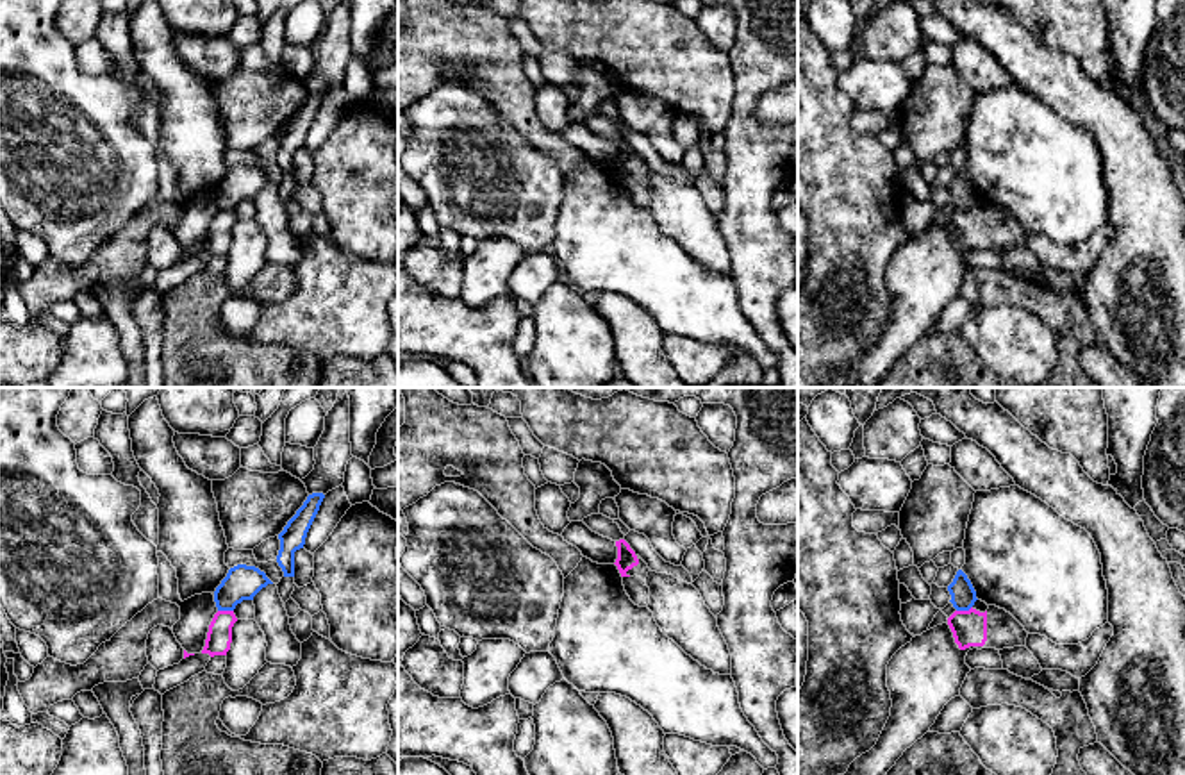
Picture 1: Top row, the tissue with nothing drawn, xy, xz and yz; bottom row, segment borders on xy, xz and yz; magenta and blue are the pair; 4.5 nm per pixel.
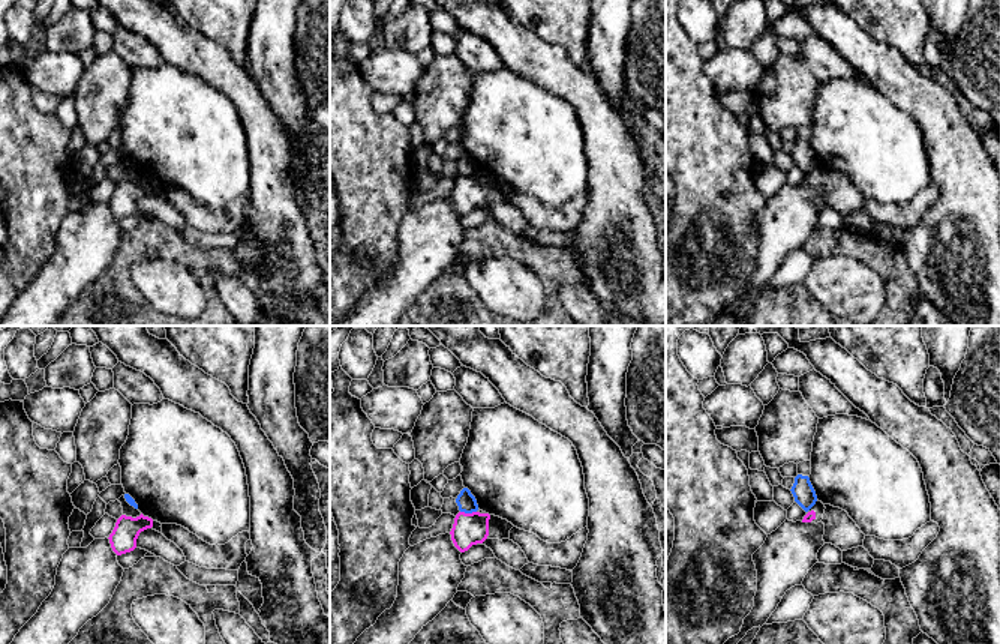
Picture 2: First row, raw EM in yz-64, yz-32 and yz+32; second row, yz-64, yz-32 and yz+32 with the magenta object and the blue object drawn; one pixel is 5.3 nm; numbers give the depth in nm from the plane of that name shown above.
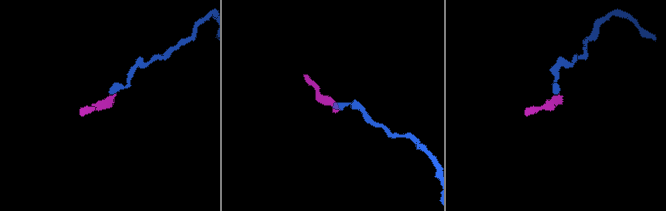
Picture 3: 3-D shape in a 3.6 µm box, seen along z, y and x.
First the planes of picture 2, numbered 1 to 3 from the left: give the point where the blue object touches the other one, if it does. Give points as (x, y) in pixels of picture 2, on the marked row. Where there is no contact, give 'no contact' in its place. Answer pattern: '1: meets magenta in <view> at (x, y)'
1: no contact
2: meets magenta in yz-32 at (468, 514)
3: no contact

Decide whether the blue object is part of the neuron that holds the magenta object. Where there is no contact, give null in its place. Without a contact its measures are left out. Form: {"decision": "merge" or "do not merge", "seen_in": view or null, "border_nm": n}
{"decision": "do not merge", "seen_in": "xy", "border_nm": 70}

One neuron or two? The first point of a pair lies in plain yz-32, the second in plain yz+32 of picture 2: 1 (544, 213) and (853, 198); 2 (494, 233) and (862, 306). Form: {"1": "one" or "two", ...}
{"1": "two", "2": "two"}

